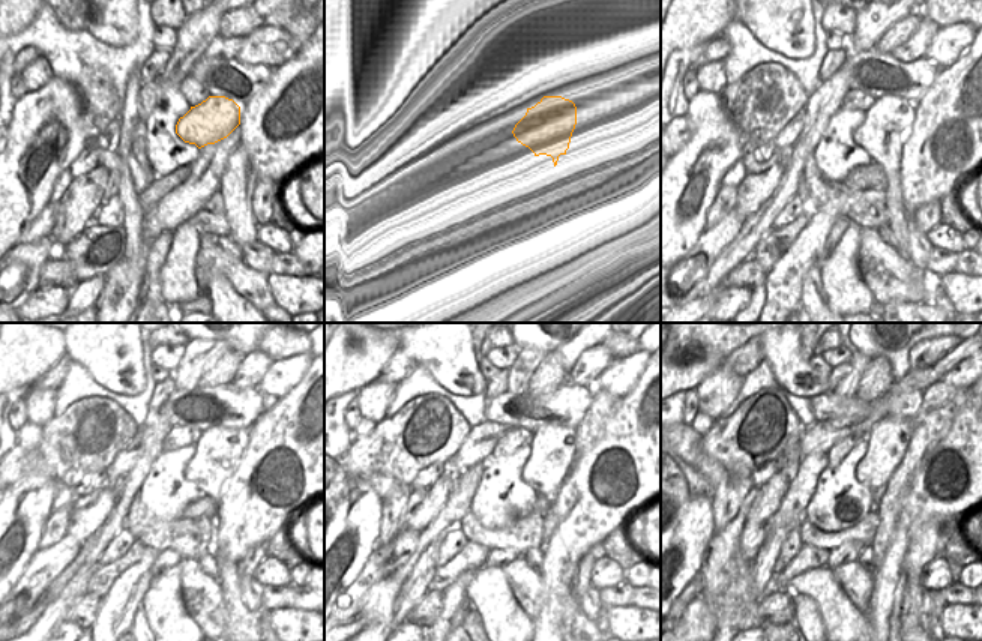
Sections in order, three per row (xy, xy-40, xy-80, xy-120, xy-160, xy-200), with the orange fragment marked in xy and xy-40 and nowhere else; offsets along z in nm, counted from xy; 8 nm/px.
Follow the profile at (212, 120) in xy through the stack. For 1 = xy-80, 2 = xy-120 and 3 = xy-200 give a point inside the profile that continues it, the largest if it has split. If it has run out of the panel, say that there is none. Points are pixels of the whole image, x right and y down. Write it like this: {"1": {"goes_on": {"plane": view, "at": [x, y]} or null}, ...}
{"1": {"goes_on": {"plane": "xy-80", "at": [888, 122]}}, "2": {"goes_on": {"plane": "xy-120", "at": [218, 452]}}, "3": {"goes_on": {"plane": "xy-200", "at": [888, 440]}}}

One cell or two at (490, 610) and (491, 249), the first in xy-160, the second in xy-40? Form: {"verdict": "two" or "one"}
{"verdict": "two"}

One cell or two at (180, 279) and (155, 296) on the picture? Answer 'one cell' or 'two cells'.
two cells

